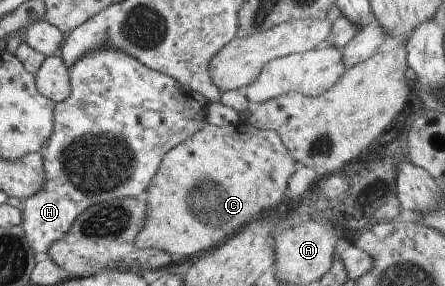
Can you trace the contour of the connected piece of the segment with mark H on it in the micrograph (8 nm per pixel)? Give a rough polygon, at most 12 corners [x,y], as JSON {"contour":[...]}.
{"contour":[[114,46],[67,68],[20,224],[38,258],[142,199],[212,103]]}

